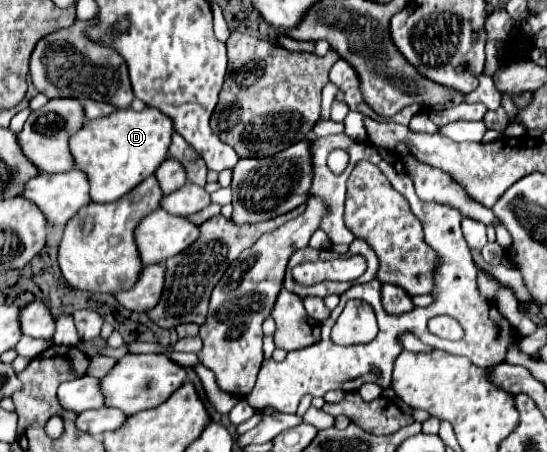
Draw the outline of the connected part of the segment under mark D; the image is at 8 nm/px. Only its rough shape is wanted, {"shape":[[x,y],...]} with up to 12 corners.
{"shape":[[118,109],[70,137],[92,201],[116,201],[168,159],[174,121]]}

